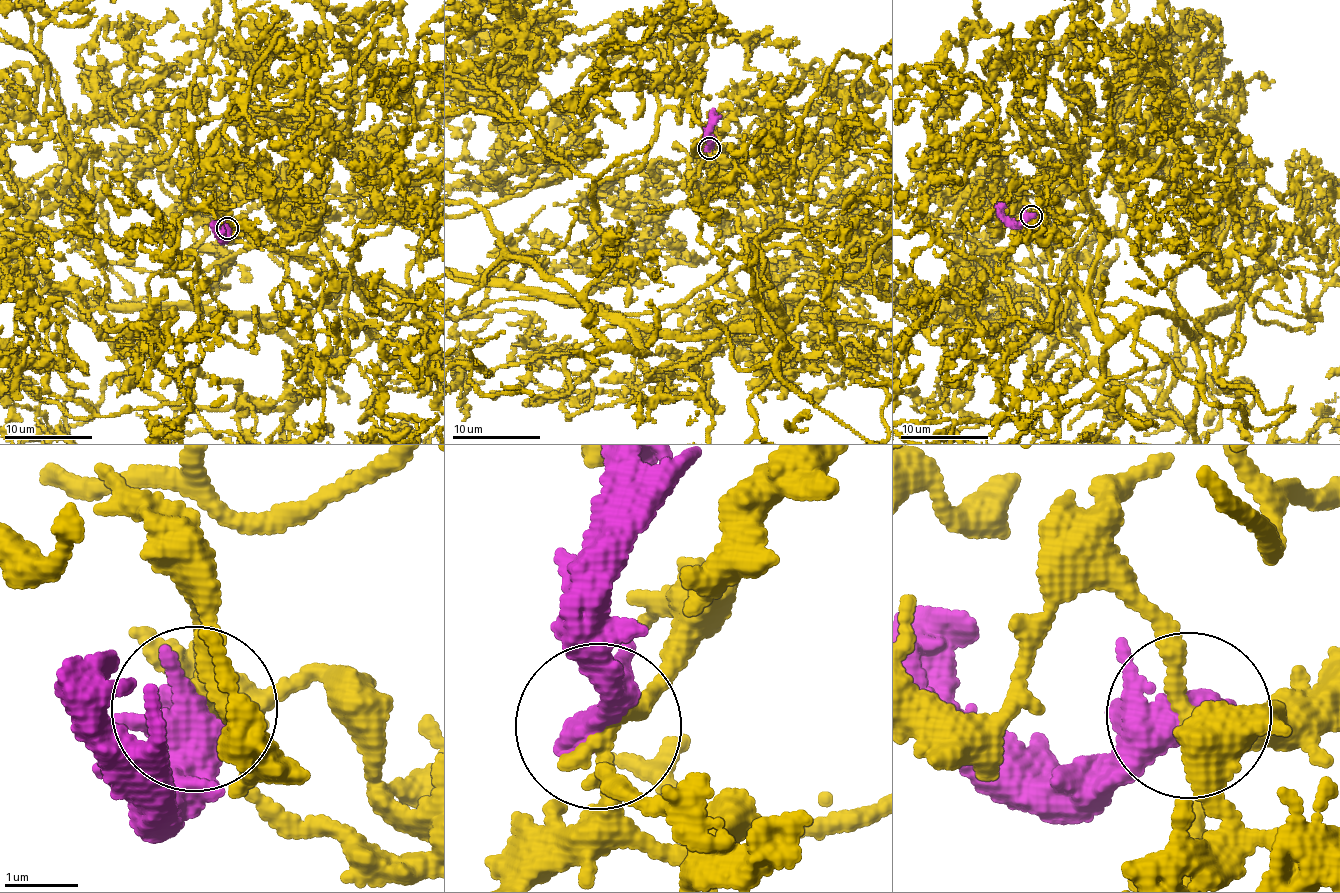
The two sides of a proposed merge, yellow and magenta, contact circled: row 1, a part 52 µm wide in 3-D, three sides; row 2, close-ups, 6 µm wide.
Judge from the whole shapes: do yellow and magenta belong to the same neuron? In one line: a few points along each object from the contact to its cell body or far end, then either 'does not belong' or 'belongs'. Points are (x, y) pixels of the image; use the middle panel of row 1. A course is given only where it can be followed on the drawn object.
yellow runs (709, 149), (735, 187), (696, 205), (734, 217), (763, 311), (685, 336); magenta runs (709, 149), (706, 128), (713, 108); does not belong

